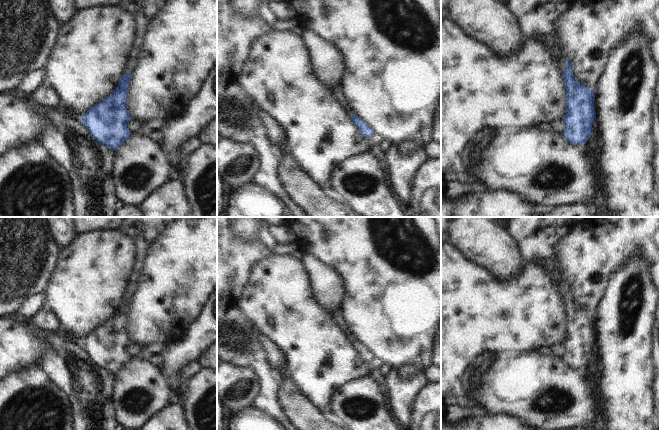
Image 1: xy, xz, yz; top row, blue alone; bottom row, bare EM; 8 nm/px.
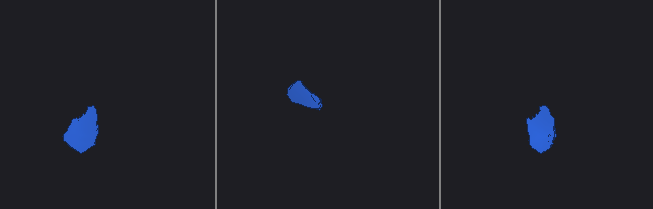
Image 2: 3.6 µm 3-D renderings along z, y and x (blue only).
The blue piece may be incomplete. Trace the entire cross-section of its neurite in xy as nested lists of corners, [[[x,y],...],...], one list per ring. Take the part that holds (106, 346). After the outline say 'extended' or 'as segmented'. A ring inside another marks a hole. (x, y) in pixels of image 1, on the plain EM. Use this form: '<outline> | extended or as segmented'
[[[124,217],[119,231],[134,242],[134,259],[122,302],[117,312],[82,339],[81,345],[99,367],[116,375],[132,357],[126,348],[132,343],[127,332],[128,310],[148,248],[160,232],[180,217]]] | extended

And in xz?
[[[340,308],[332,310],[332,320],[337,324],[338,328],[341,329],[348,341],[352,344],[352,346],[358,351],[361,359],[370,363],[370,361],[374,358],[373,353],[361,342],[359,342],[352,334],[352,332],[348,329]]] | extended

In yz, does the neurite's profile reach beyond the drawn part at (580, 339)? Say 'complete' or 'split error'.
split error

